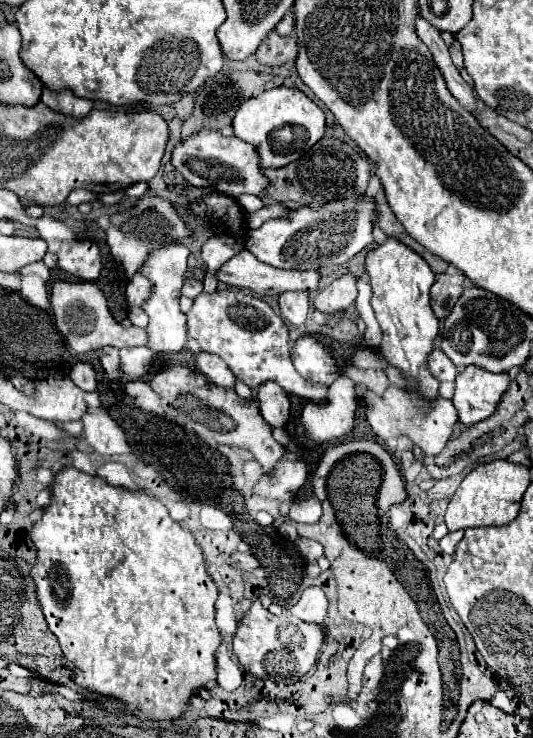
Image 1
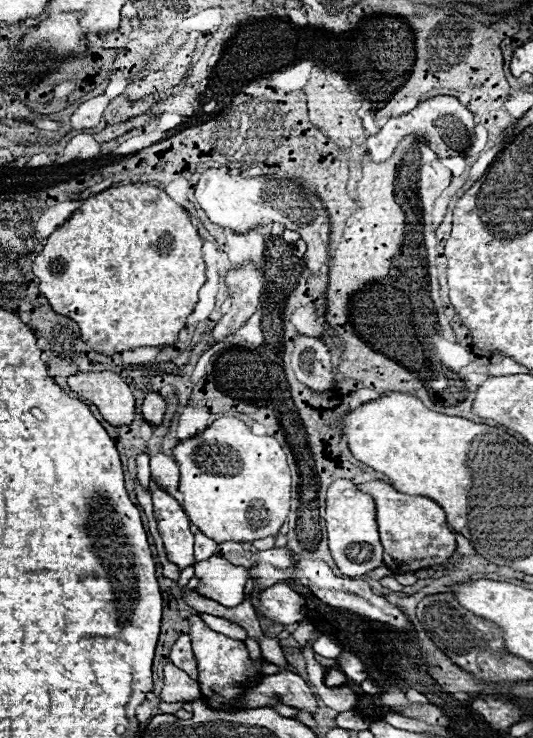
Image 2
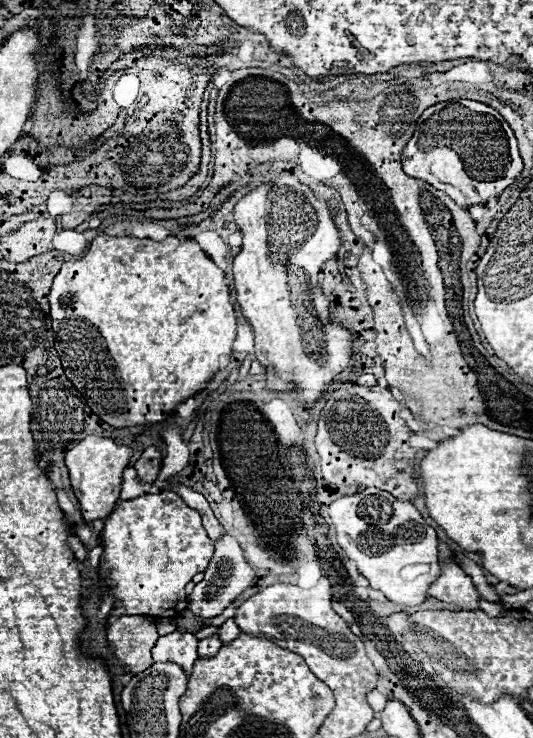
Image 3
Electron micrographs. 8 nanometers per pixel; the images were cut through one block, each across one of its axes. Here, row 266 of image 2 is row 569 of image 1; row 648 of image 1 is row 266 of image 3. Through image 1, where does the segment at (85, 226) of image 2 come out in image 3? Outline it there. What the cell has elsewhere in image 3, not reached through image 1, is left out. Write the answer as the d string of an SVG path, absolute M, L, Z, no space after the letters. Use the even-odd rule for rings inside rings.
M98 234L90 250L80 260L68 260L62 264L60 274L54 278L52 290L48 294L50 298L50 318L52 318L52 330L54 330L54 348L58 352L58 358L62 362L64 374L68 380L88 396L88 406L92 412L112 428L130 428L130 426L146 426L146 424L160 424L166 422L172 414L176 414L176 408L186 402L190 396L196 396L208 380L214 378L214 374L220 370L220 360L232 356L232 344L236 340L236 312L230 302L230 290L224 284L224 272L206 256L206 252L194 242L194 240L180 240L176 236L168 236L162 242L154 242L150 238L120 238L120 236L108 236Z

